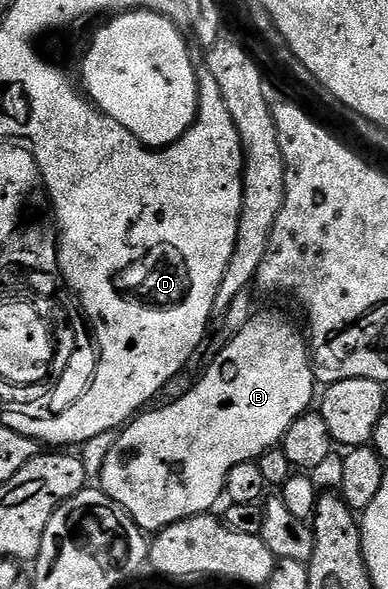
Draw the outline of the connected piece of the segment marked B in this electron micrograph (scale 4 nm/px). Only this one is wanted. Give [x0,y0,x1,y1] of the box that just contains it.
[100,310,315,533]

